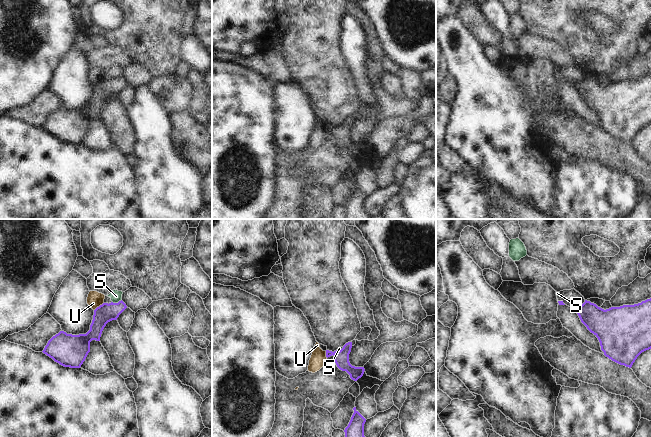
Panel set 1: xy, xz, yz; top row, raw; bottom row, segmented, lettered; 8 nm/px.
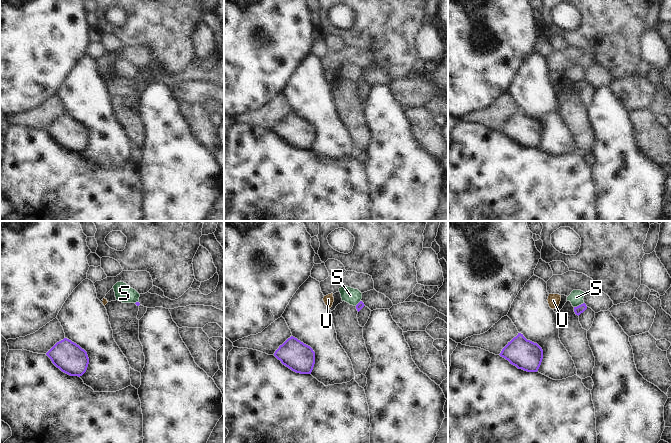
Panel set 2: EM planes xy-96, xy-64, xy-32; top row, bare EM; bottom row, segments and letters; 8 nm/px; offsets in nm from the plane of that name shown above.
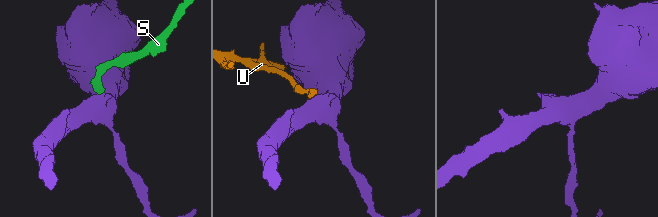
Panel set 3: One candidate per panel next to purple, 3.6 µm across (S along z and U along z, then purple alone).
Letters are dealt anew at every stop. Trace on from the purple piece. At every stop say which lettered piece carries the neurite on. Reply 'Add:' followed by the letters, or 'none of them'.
Add: none of them.

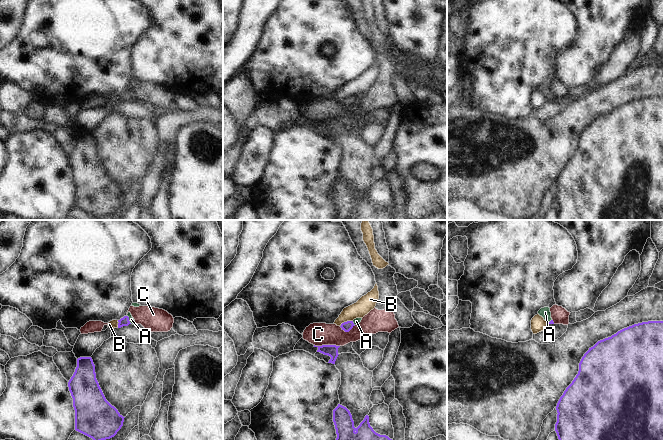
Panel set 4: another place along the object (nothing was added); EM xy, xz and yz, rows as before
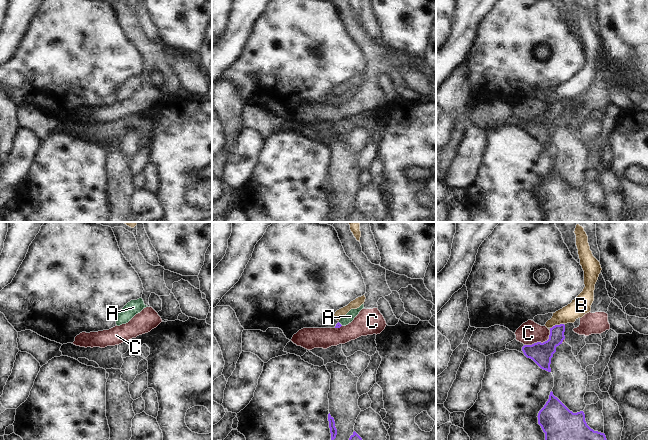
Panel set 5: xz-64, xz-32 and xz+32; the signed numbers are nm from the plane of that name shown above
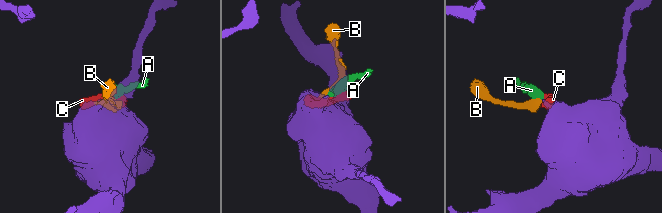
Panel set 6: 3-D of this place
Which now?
Add: A.

